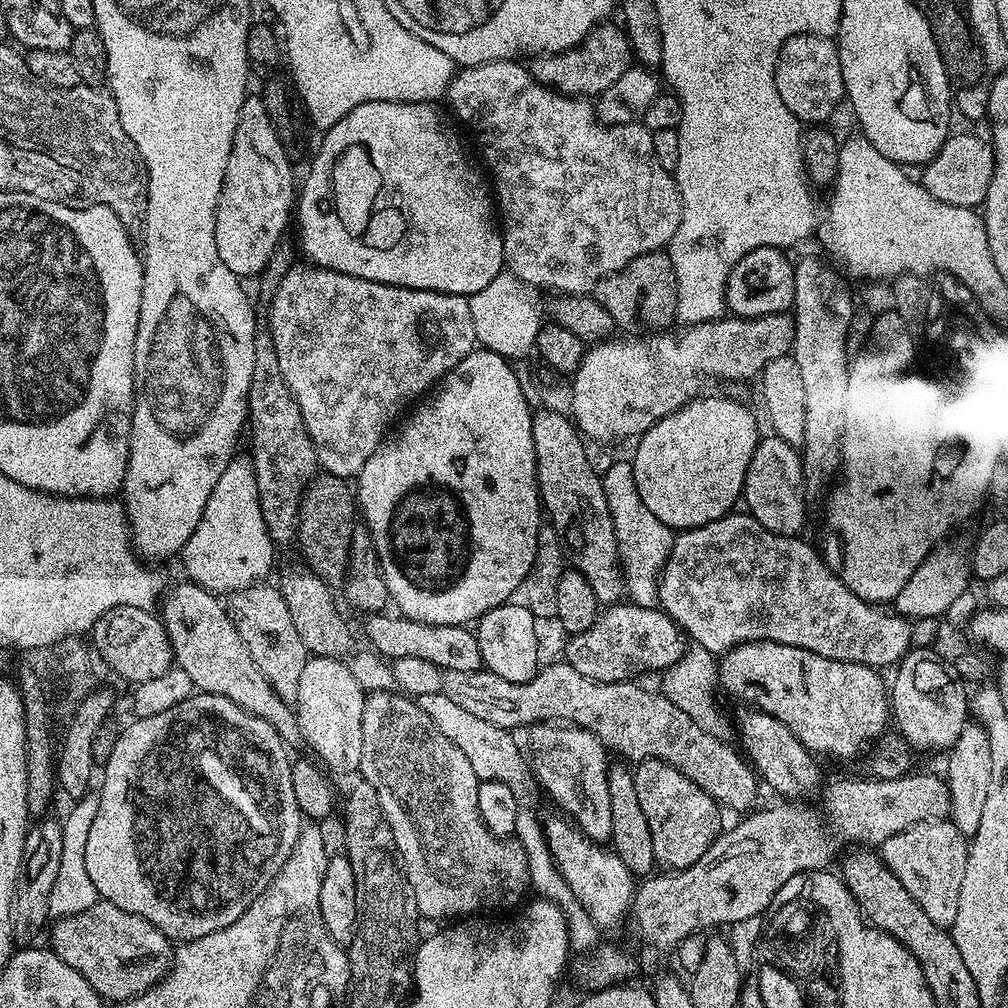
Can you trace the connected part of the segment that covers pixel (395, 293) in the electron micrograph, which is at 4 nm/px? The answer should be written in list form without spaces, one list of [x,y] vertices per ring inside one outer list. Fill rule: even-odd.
[[[297,263],[292,267],[282,278],[276,293],[270,298],[272,309],[268,312],[266,328],[274,338],[274,350],[278,354],[278,367],[282,369],[282,378],[286,378],[286,386],[290,386],[290,390],[298,402],[298,410],[302,414],[312,444],[316,447],[316,459],[319,467],[329,476],[355,478],[360,475],[362,466],[366,466],[366,462],[374,454],[374,450],[379,446],[381,440],[385,439],[389,429],[397,423],[396,415],[415,396],[423,397],[459,360],[466,358],[469,352],[477,347],[473,312],[465,297],[451,296],[449,292],[427,292],[421,288],[399,288],[396,284],[379,284],[373,280],[363,280],[357,276],[334,272],[329,268],[304,264]]]

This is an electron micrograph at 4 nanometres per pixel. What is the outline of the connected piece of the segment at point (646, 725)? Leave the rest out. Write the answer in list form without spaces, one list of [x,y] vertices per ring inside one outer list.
[[[566,662],[559,663],[545,663],[537,671],[536,676],[527,682],[506,682],[506,678],[498,678],[498,674],[487,670],[479,672],[454,670],[444,673],[442,691],[446,694],[446,698],[450,698],[450,702],[462,706],[462,710],[466,710],[466,714],[474,714],[474,718],[482,718],[482,722],[490,722],[490,726],[517,730],[516,728],[524,727],[527,729],[534,724],[563,722],[574,728],[584,728],[600,739],[601,744],[609,753],[617,752],[620,755],[617,757],[623,758],[625,761],[661,760],[674,766],[674,770],[678,770],[683,776],[690,778],[690,782],[694,782],[694,786],[698,786],[706,794],[710,794],[710,798],[725,809],[733,808],[736,812],[745,811],[744,813],[747,813],[753,807],[751,804],[756,800],[758,777],[752,766],[735,747],[732,749],[716,737],[711,736],[707,732],[709,730],[707,727],[697,724],[690,718],[690,714],[682,714],[682,710],[678,710],[678,706],[674,706],[674,702],[670,702],[659,691],[647,692],[646,689],[639,688],[639,683],[636,682],[623,684],[598,682],[578,674],[578,670],[574,670],[574,666],[570,666]]]

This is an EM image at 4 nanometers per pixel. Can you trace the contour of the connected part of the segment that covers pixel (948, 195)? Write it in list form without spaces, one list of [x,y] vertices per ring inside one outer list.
[[[960,132],[957,136],[955,133],[949,135],[936,157],[929,164],[923,165],[922,187],[938,202],[979,209],[990,190],[990,178],[995,164],[996,157],[992,155],[992,145],[985,137],[983,140],[982,137],[971,136],[968,132]]]

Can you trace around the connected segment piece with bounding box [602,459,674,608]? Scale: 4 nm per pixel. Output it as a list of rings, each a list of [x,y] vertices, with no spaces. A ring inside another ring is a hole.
[[[627,459],[612,464],[608,469],[603,469],[602,479],[604,493],[610,510],[610,518],[614,522],[616,531],[616,545],[620,548],[620,563],[622,575],[626,581],[626,592],[631,603],[651,608],[658,600],[658,581],[660,571],[668,561],[674,539],[673,529],[668,528],[638,498],[638,486],[634,486],[632,465]]]

